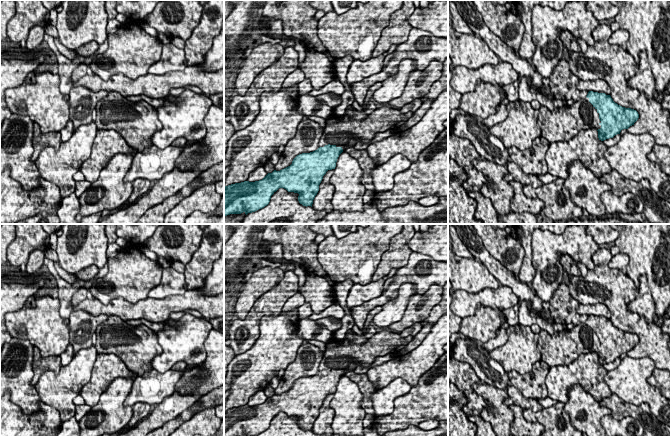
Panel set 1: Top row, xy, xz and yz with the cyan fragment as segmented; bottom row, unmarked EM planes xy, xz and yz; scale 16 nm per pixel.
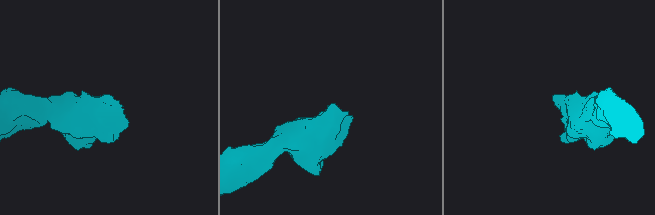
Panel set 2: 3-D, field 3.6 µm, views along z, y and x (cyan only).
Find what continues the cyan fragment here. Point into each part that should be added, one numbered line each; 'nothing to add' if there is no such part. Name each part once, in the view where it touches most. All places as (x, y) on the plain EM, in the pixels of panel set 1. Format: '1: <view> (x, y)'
1: yz (563, 347)

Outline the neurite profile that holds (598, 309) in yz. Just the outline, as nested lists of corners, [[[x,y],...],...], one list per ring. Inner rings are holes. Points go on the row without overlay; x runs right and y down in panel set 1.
[[[596,303],[596,304],[579,304],[578,313],[580,315],[593,315],[598,317],[605,317],[606,319],[611,318],[611,313],[606,305],[602,303]]]

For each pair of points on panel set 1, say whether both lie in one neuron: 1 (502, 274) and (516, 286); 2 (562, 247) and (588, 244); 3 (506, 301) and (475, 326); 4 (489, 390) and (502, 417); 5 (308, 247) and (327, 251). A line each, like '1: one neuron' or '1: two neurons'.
1: one neuron
2: one neuron
3: two neurons
4: one neuron
5: two neurons

